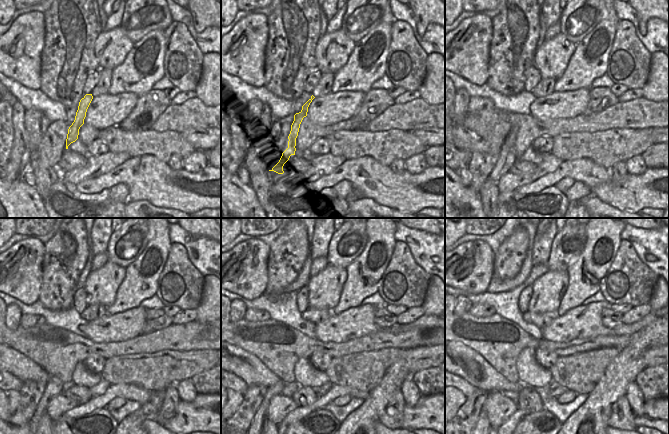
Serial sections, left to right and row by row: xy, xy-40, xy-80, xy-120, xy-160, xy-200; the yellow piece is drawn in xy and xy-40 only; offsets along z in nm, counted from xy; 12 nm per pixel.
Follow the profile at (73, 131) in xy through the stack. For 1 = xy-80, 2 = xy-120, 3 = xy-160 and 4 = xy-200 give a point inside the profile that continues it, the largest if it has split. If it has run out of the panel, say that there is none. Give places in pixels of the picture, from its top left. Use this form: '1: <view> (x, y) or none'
1: xy-80 (507, 157)
2: xy-120 (54, 387)
3: xy-160 (258, 421)
4: xy-200 (483, 421)

